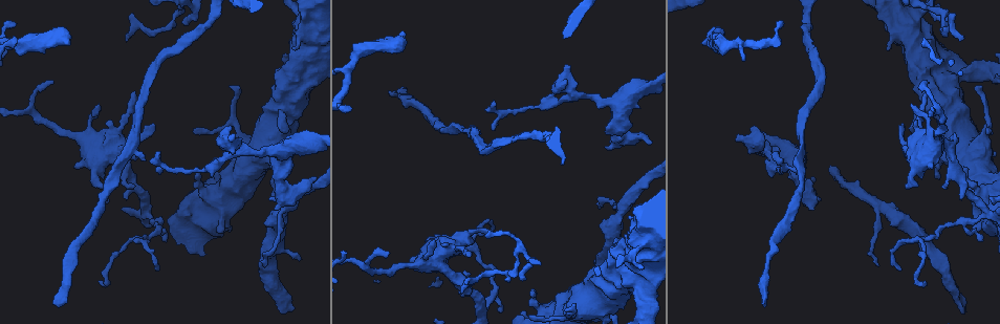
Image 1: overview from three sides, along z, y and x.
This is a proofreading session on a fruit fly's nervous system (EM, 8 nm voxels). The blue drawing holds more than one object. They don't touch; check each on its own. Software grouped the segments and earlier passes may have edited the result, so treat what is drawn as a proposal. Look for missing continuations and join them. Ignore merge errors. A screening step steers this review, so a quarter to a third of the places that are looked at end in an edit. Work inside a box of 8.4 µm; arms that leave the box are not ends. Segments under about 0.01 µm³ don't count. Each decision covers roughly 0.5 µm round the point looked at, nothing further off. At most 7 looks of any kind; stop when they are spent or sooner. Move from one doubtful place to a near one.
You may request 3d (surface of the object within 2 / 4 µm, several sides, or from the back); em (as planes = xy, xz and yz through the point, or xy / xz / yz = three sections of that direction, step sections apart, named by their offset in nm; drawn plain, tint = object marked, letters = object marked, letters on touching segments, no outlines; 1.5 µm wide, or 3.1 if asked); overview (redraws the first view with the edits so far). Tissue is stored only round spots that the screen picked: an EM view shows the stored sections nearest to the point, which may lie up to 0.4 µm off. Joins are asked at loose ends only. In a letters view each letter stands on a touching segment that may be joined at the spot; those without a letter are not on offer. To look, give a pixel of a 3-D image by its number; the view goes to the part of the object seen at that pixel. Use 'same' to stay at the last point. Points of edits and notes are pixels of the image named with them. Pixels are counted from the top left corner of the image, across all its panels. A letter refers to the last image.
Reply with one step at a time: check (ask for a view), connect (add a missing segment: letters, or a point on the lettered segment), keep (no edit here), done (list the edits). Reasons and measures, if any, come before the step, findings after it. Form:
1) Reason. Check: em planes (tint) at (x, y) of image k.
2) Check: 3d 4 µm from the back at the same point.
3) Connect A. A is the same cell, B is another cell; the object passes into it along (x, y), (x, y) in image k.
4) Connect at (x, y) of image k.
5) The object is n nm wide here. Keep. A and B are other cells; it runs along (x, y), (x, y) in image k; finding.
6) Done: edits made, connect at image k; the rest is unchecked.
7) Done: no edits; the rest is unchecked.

Branch stops here. Check: em planes (tint) at (291, 311) of image 1.

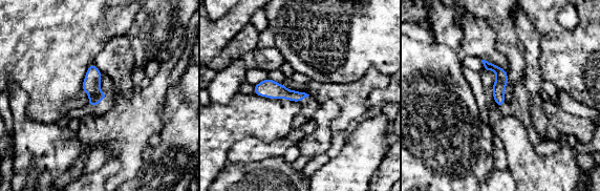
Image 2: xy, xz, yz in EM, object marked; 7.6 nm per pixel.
See the neighbours. Check: em planes (letters) at the same point.

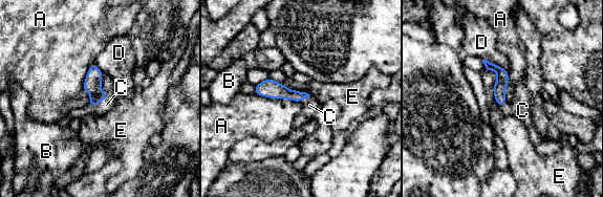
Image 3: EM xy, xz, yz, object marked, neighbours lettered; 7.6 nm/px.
The longest contact is with E, 360 nm. Connect C. C is the same cell, A, B, D and E are other cells; the object passes into it along (92, 85), (105, 92), (106, 105) in image 3; the neuron continues.

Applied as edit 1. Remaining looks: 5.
Thick end. Check: 3d 4 µm at (218, 232) of image 1.

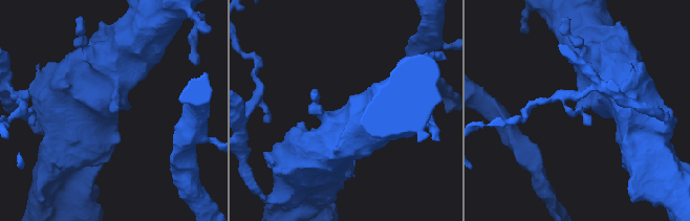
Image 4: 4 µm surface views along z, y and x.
Now the EM. Check: em planes (letters) at (112, 112) of image 4.

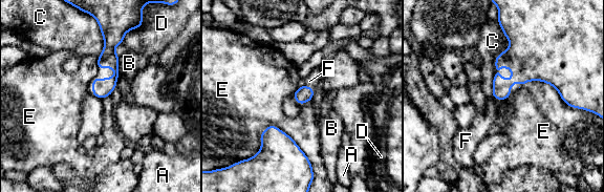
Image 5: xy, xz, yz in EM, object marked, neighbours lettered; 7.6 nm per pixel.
Connect F. F is the same cell, A, B, C, D and E are other cells; the object passes into it along (303, 94), (308, 86), (309, 81) in image 5; the neuron continues.

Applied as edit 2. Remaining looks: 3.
Check: overview.

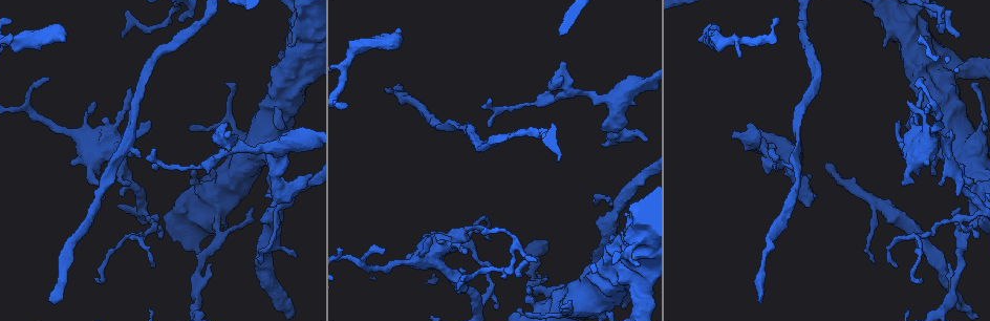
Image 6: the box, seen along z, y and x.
Free end. Check: em planes (letters) at (230, 131) of image 6.

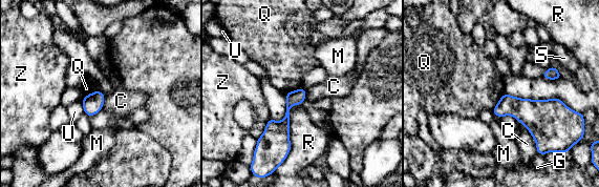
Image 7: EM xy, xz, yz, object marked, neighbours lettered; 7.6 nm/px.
Keep. C, G, M, Q, R, S, U and Z are other cells; a border runs along (505, 92), (491, 109) in image 7; no lettered segment goes on from it.

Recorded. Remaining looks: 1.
Done: edits made, connect at image 3, connect at image 5; the rest is unchecked.

